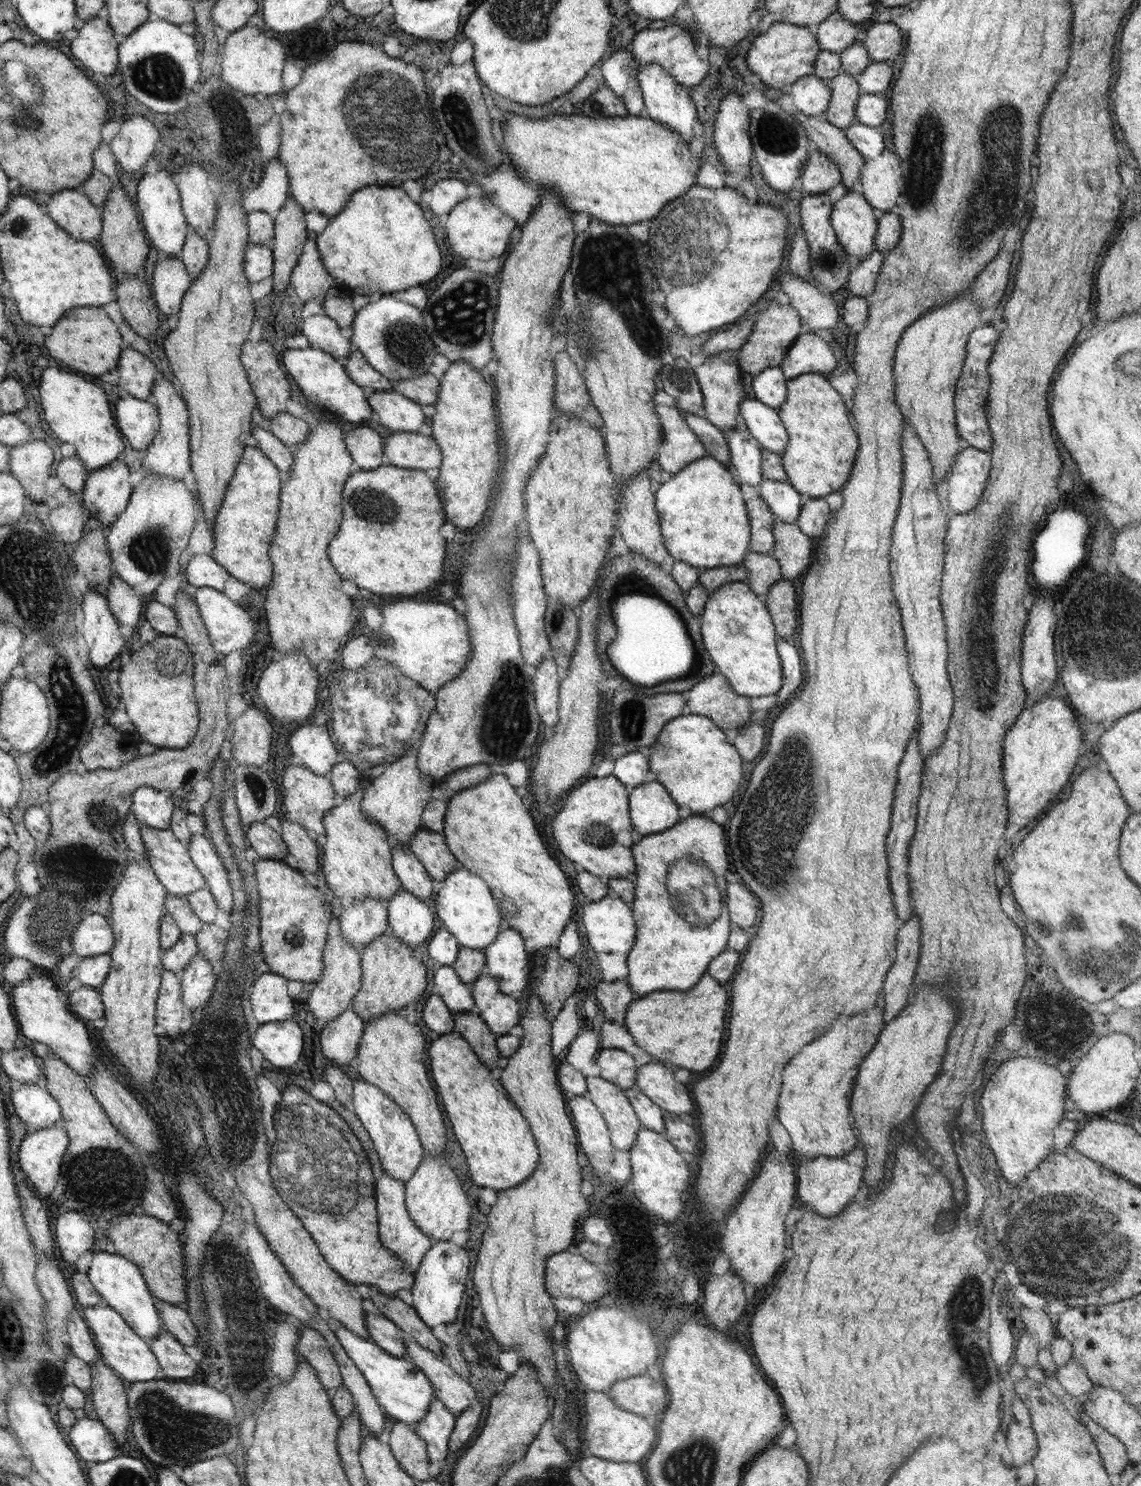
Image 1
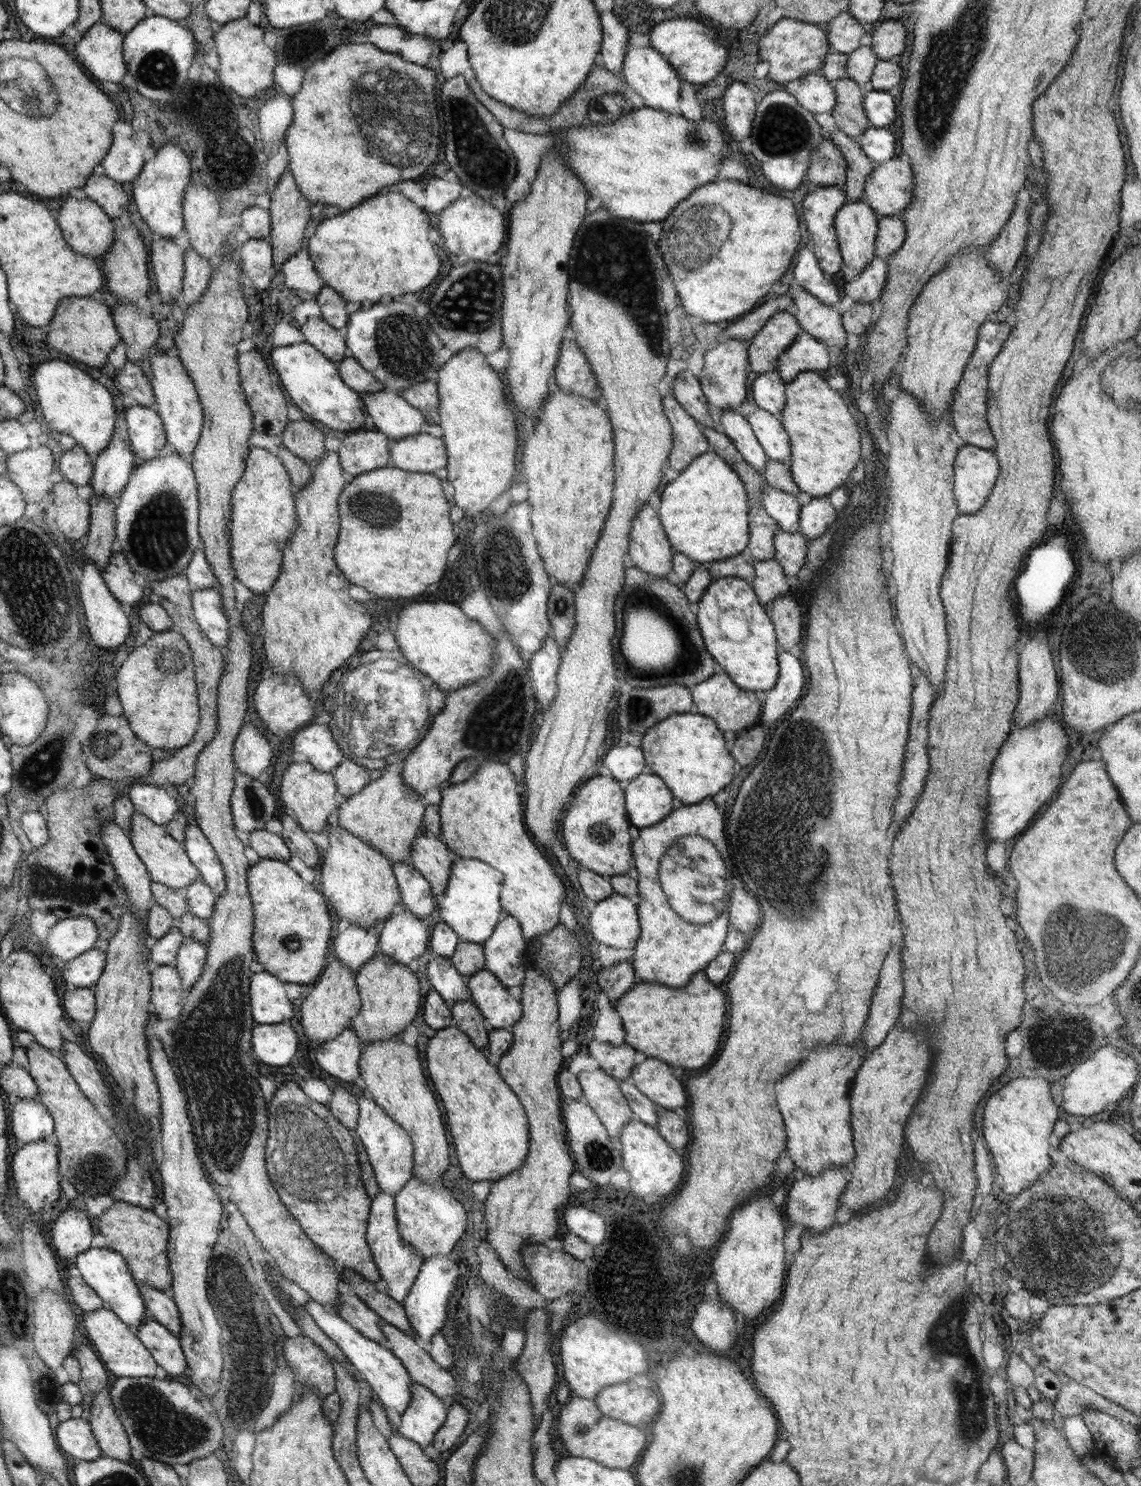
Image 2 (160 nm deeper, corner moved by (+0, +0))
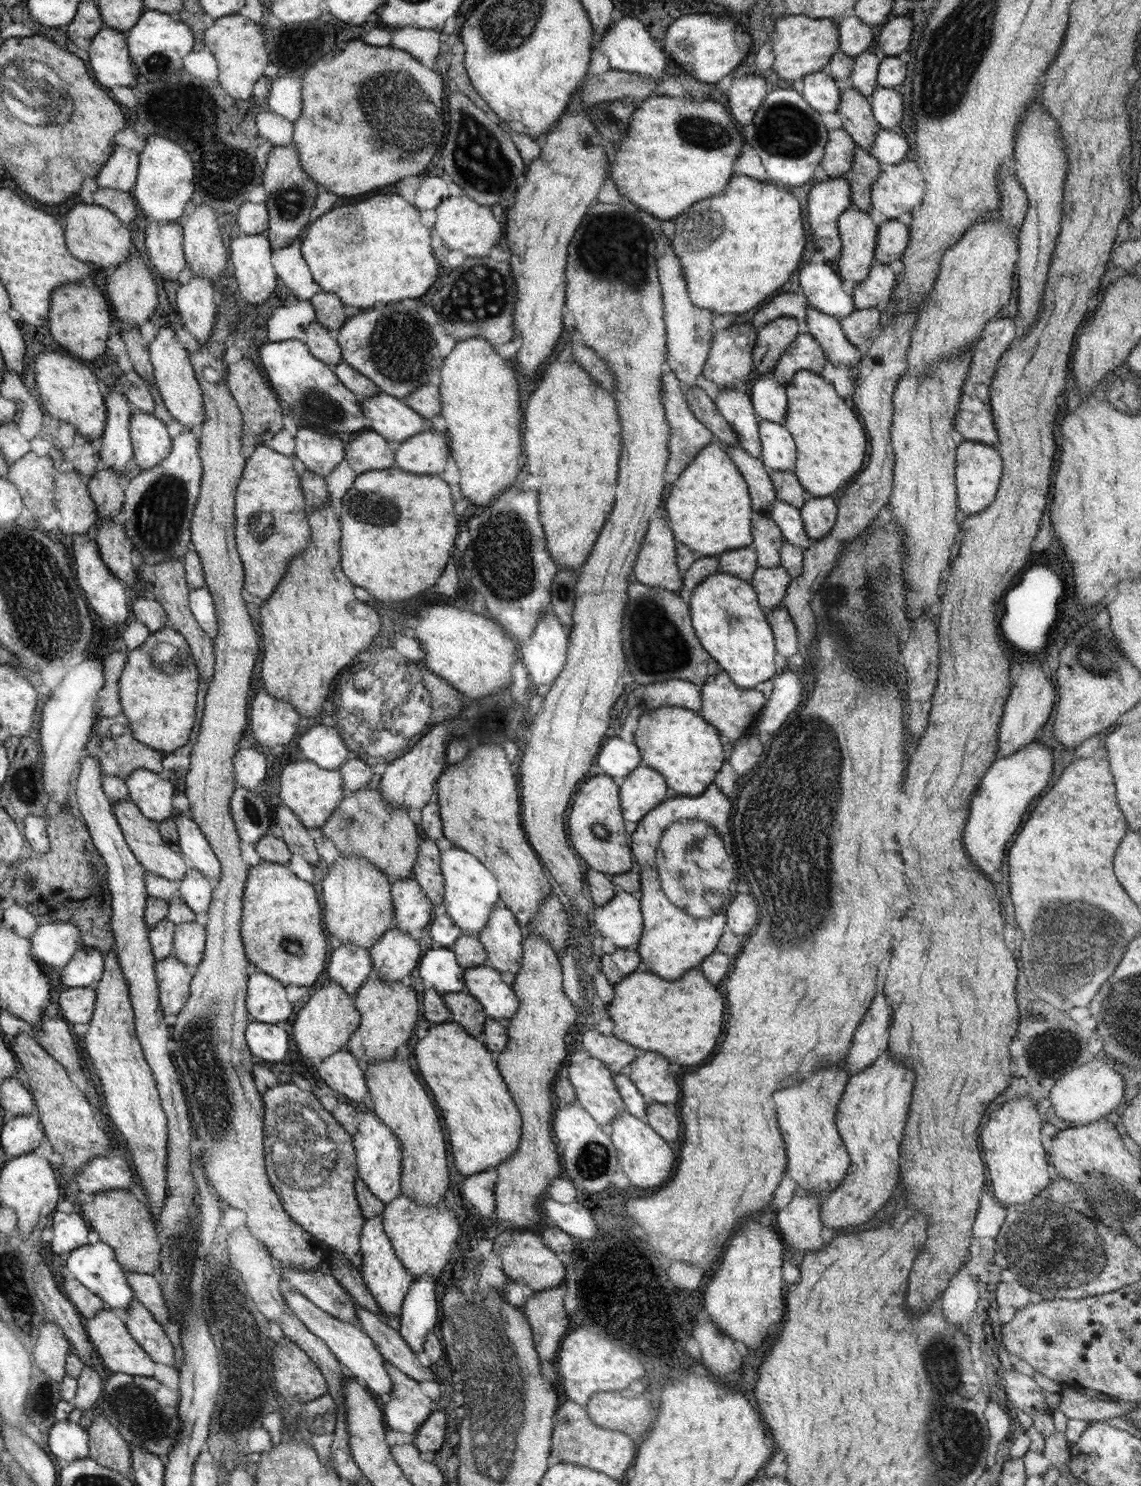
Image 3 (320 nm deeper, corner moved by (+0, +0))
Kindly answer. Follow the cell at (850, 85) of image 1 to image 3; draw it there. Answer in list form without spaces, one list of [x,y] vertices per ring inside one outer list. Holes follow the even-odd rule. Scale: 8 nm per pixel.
[[[854,87],[842,90],[836,114],[842,121],[842,128],[852,140],[870,153],[879,124],[874,118],[868,97],[860,94]]]

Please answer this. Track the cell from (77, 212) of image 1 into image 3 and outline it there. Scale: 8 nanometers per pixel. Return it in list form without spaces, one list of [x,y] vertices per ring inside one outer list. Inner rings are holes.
[[[78,203],[65,214],[62,223],[66,231],[68,250],[76,258],[92,262],[102,273],[110,273],[110,270],[130,258],[132,234],[128,228],[124,228],[119,217],[107,207]]]

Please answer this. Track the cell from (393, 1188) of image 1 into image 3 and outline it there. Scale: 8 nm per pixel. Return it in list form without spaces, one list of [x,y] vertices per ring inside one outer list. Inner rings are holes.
[[[381,1214],[369,1218],[363,1225],[361,1234],[361,1250],[364,1255],[365,1265],[359,1268],[365,1285],[369,1288],[370,1294],[374,1297],[376,1304],[383,1311],[385,1321],[395,1323],[402,1313],[403,1302],[410,1292],[415,1277],[408,1268],[404,1267],[403,1260],[395,1254],[395,1249],[389,1235],[386,1233]]]

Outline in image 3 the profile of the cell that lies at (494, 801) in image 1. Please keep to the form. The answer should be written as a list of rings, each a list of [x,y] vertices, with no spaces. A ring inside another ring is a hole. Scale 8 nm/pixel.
[[[456,737],[447,746],[446,761],[448,766],[437,782],[443,836],[453,846],[468,850],[493,871],[499,881],[502,904],[514,912],[514,917],[525,929],[551,892],[544,878],[542,859],[522,830],[522,802],[518,800],[522,792],[518,792],[511,759],[500,745]]]

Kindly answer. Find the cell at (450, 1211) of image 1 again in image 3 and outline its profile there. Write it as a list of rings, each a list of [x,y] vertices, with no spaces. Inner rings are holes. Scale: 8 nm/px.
[[[401,1194],[395,1201],[385,1205],[381,1212],[386,1233],[393,1243],[395,1254],[403,1260],[404,1267],[415,1278],[424,1275],[440,1276],[452,1256],[452,1244],[460,1234],[460,1220],[450,1210],[422,1208],[418,1202]]]

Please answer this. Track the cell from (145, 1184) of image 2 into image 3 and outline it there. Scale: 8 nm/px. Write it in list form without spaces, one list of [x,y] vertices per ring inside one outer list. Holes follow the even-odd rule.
[[[118,1156],[95,1158],[86,1169],[74,1173],[80,1191],[91,1195],[108,1190],[129,1190],[134,1180],[134,1172],[128,1162]]]

